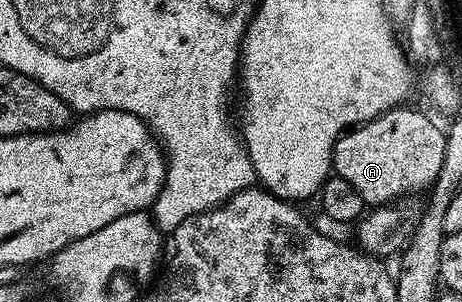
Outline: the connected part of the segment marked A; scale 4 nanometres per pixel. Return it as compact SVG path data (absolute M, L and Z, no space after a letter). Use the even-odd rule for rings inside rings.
M409 105L392 107L389 111L384 111L383 114L375 116L374 119L367 120L366 123L360 124L348 131L338 139L333 146L333 165L332 170L339 177L343 177L343 181L349 182L352 187L359 192L359 197L363 197L366 205L388 205L394 201L400 200L402 197L409 197L412 191L424 192L426 189L433 186L434 181L439 177L439 169L443 169L443 149L445 148L445 131L442 128L437 128L427 116L421 111L412 111Z

